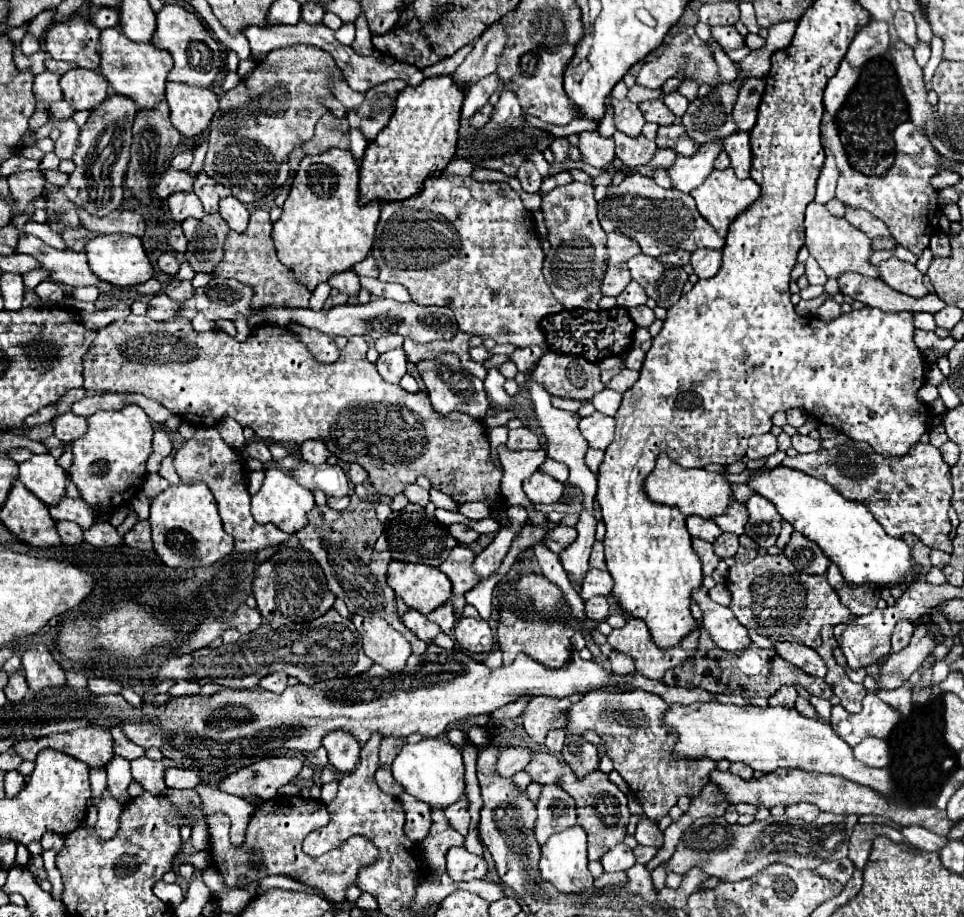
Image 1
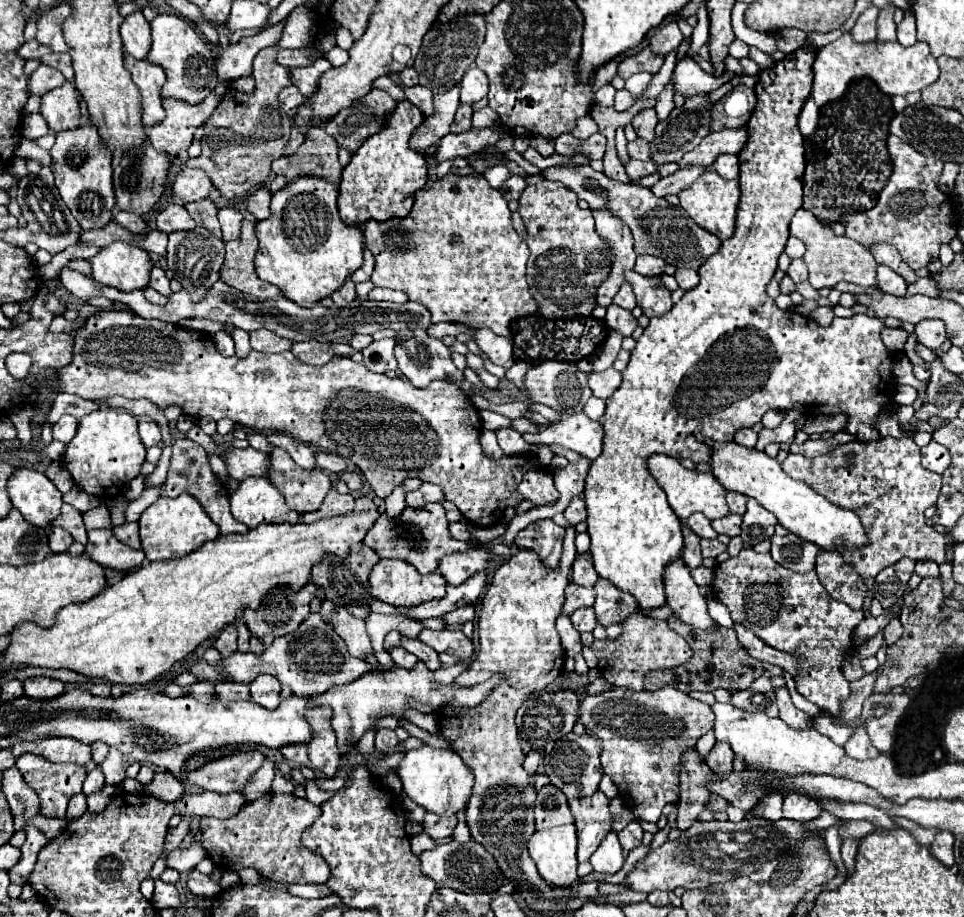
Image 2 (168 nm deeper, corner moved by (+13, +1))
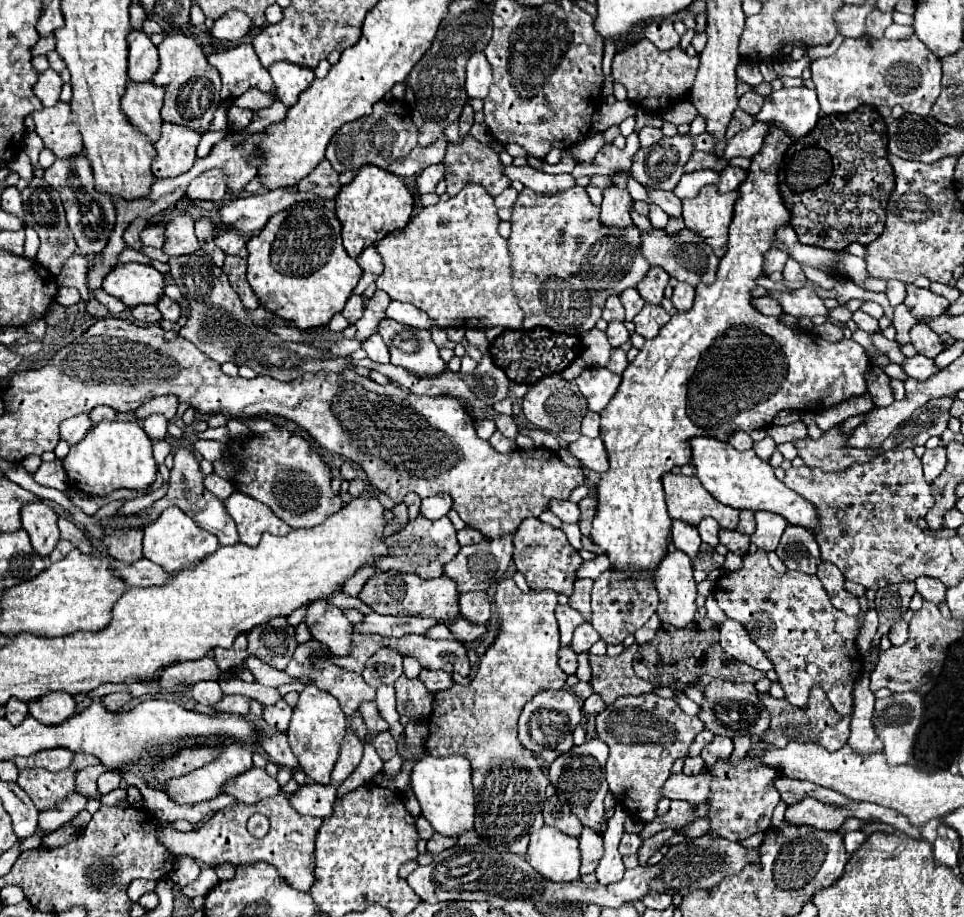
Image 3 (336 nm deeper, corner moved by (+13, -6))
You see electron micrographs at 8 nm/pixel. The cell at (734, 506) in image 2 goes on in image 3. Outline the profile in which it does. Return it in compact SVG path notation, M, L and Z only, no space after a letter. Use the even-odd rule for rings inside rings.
M741 509L739 511L739 525L737 529L745 535L751 535L755 531L755 519L753 519L753 513L747 511L747 509Z

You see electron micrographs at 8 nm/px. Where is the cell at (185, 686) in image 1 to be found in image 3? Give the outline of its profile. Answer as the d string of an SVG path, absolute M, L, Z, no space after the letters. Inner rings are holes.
M231 695L231 697L223 697L221 701L217 701L213 705L213 709L217 713L249 713L249 699L241 697L241 695Z

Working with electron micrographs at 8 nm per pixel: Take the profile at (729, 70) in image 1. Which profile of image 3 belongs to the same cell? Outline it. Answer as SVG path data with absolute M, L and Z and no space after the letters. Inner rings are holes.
M753 91L745 93L745 95L742 95L741 99L739 99L739 107L741 107L743 111L751 113L751 115L757 113L757 111L761 109L761 105L763 105L763 97L757 95L757 93L753 93Z

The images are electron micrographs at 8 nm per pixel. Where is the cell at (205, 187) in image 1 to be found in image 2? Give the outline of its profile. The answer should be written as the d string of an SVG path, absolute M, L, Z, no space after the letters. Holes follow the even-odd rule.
M203 198L199 202L189 202L189 204L185 204L185 208L187 208L187 212L191 214L191 218L199 226L207 228L211 234L215 234L217 238L221 238L219 222L217 222L217 206L209 198Z

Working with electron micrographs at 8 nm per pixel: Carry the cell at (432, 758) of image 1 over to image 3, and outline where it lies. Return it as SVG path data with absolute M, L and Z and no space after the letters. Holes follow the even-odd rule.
M425 755L415 763L411 775L411 791L421 805L421 815L441 835L461 835L473 829L475 821L475 799L471 785L471 765L461 755L431 757Z

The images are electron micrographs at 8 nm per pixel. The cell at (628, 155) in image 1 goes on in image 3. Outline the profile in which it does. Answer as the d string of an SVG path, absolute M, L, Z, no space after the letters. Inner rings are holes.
M645 187L645 189L647 189L649 199L655 205L659 205L667 215L675 215L675 217L681 215L681 199L675 197L671 191L663 191L659 187Z

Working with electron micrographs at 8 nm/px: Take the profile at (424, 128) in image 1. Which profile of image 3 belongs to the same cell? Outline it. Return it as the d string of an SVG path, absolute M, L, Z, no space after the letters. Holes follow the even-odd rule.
M363 165L355 179L341 187L335 203L335 213L343 225L343 247L351 257L357 257L365 247L407 227L413 213L413 191L399 175L391 175L391 171L375 165Z

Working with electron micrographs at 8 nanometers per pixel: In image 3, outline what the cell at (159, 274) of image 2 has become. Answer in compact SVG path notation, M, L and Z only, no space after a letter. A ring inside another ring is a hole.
M163 295L163 297L159 299L157 307L159 307L159 311L161 311L163 319L169 319L169 321L177 321L177 319L179 319L181 307L179 307L175 301L171 301L167 295Z

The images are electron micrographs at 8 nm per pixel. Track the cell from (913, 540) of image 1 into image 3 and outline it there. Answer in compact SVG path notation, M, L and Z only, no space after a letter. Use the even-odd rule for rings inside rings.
M893 583L877 589L875 609L879 613L879 633L887 635L889 629L903 617L909 609L909 601L915 593L915 583Z

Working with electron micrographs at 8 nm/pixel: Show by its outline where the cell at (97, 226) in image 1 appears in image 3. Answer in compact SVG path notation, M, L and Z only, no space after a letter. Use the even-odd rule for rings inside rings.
M149 225L149 227L145 227L141 231L141 243L143 245L151 245L151 247L161 249L163 241L165 241L165 235L163 235L163 227L161 225Z

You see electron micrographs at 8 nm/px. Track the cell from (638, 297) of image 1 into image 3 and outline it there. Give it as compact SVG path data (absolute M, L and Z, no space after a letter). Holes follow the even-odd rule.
M627 289L627 291L623 291L621 293L621 303L623 303L623 307L625 307L625 321L633 321L633 317L641 311L641 307L645 305L645 301L643 301L643 297L639 295L639 291L637 289Z

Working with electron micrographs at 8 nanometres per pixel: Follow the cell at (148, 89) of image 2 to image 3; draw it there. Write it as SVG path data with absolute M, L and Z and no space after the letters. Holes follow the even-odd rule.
M127 83L127 91L121 99L121 107L127 119L149 135L149 141L157 141L161 135L161 107L163 107L163 87L147 83Z

